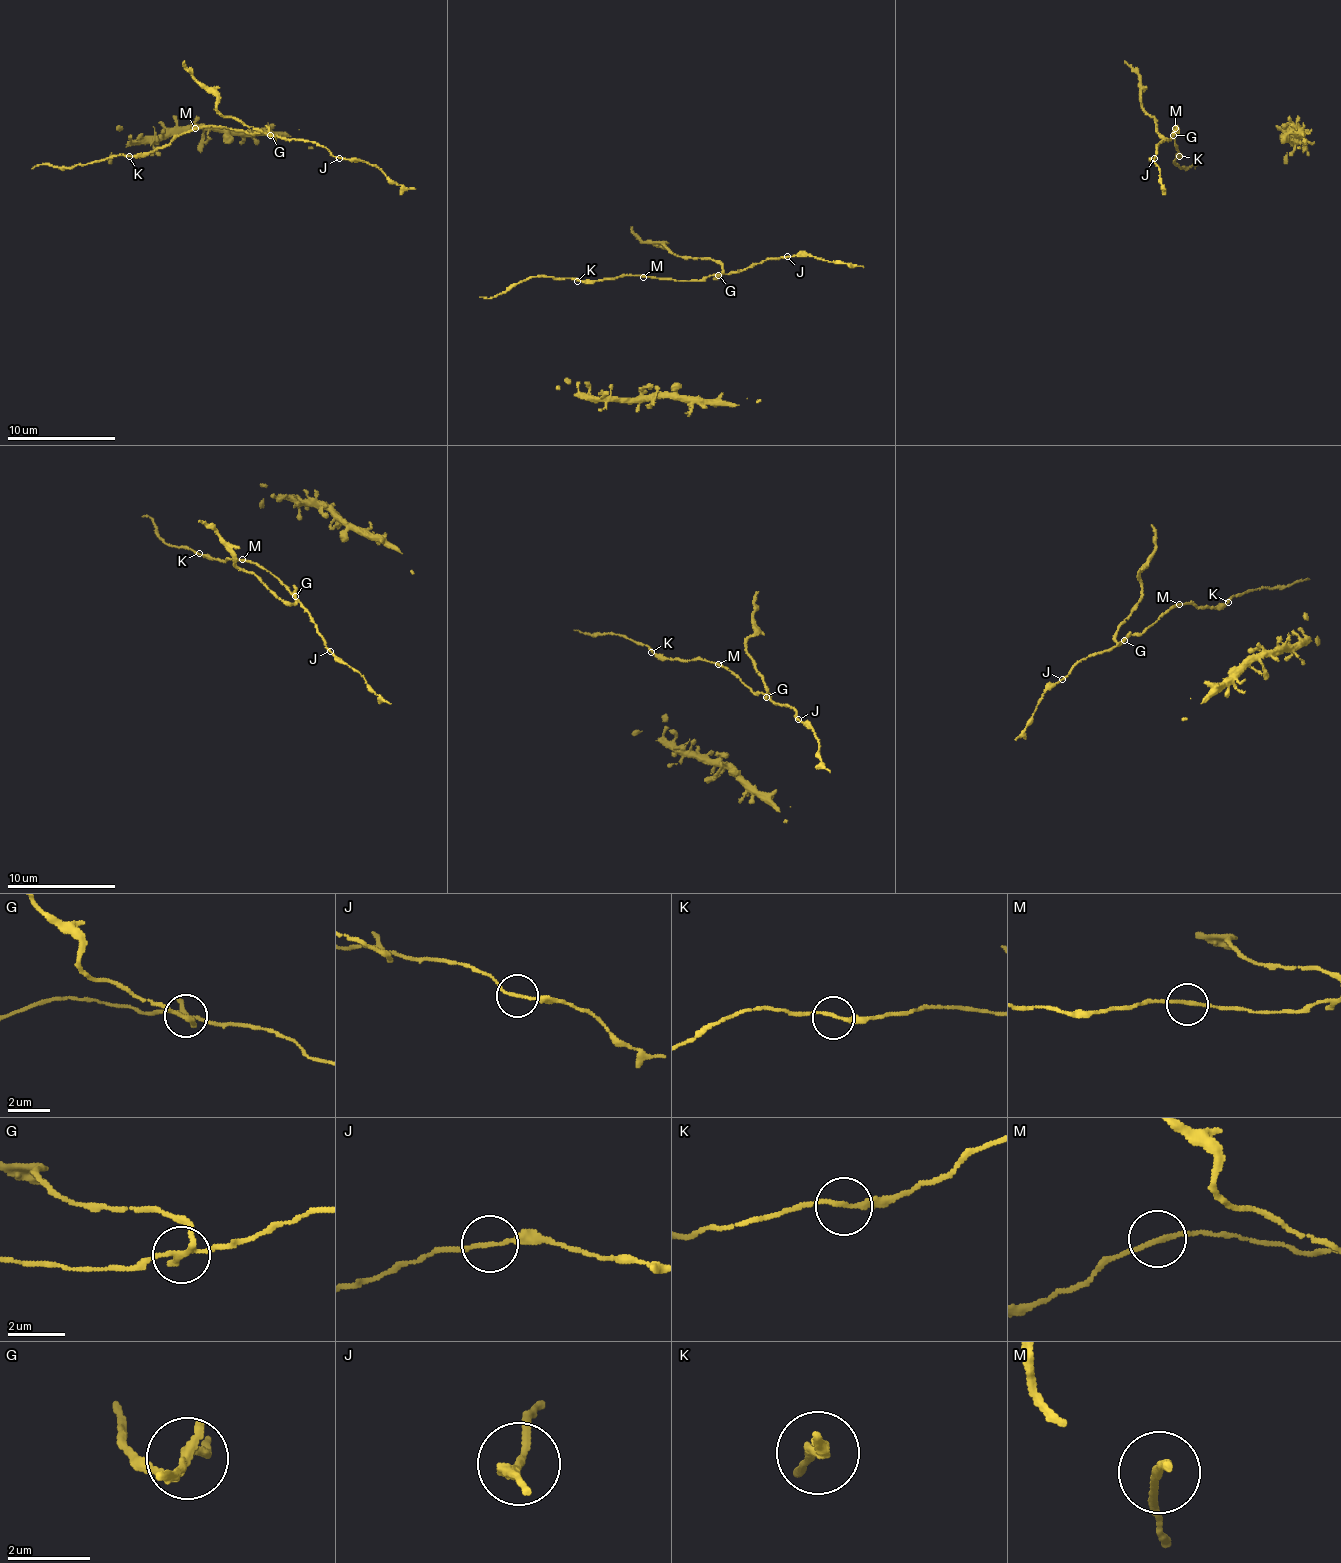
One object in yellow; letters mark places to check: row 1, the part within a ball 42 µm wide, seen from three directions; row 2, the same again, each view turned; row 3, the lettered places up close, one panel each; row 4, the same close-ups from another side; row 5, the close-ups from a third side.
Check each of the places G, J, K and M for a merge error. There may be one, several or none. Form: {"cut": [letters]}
{"cut": ["G"]}

